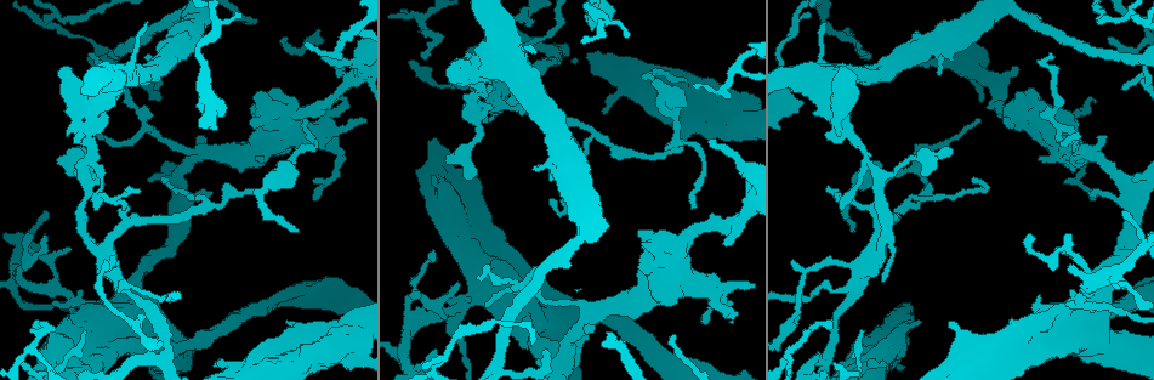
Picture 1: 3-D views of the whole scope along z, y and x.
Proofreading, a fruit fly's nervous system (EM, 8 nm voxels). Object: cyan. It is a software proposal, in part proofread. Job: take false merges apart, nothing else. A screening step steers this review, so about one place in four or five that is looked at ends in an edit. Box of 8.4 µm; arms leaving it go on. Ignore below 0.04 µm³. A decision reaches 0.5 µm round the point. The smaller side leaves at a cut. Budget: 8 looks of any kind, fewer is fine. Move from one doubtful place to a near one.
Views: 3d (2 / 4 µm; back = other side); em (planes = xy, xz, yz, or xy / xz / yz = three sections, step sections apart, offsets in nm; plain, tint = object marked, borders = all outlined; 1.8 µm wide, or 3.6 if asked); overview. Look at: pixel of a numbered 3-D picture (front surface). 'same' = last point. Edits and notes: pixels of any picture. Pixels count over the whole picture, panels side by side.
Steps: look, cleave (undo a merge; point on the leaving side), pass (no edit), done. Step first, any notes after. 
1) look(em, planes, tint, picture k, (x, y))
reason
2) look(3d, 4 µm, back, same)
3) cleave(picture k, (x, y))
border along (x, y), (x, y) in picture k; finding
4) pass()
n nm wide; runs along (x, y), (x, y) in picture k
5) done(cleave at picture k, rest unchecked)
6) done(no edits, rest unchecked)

look(em, xz, step 4, tint, picture 1, (443, 315))
four or more arms meet

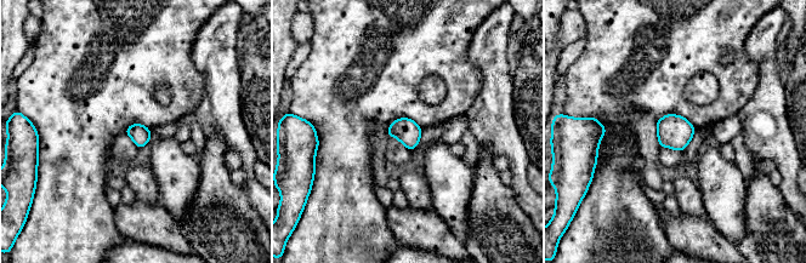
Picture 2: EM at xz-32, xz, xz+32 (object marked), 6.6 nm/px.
look(em, planes, tint, same)
cut it another way

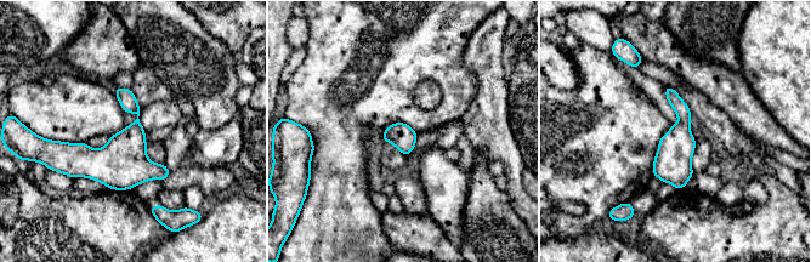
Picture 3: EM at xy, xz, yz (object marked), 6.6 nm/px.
pass()
runs along (668, 90), (682, 110), (679, 186) in picture 3; continuous, no second neuron

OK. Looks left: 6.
look(em, 3.6 µm, planes, tint, picture 1, (878, 172))
abrupt turn

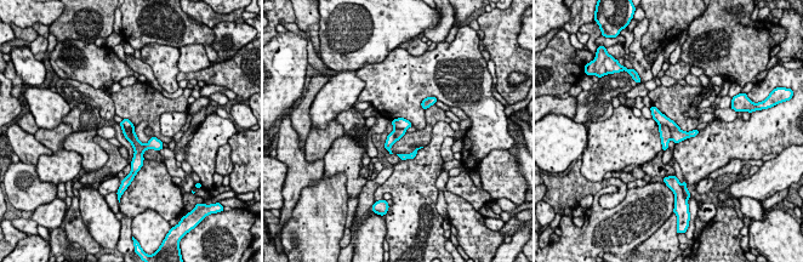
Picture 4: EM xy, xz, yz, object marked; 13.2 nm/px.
cleave(picture 4, (677, 135))
160 nm wide; the part that leaves runs along (654, 110), (681, 135), (685, 135) in picture 4; a second neuron is stuck on

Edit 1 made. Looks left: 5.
look(overview)
see it whole again

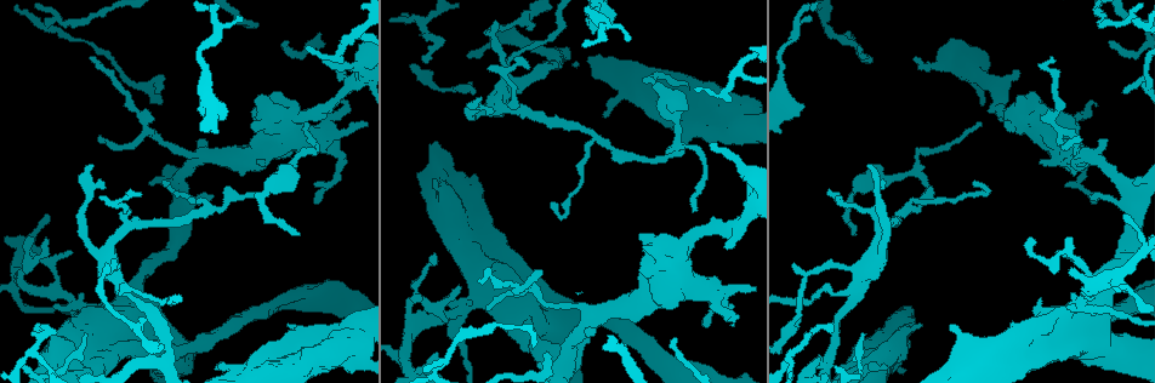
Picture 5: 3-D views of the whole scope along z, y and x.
look(em, 3.6 µm, planes, borders, picture 5, (207, 153))
calibre changes

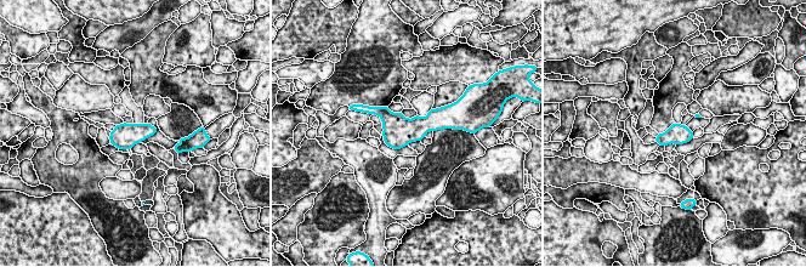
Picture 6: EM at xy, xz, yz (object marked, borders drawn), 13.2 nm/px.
pass()
continuous, no second neuron

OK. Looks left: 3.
done(cleave at picture 4, rest unchecked)

